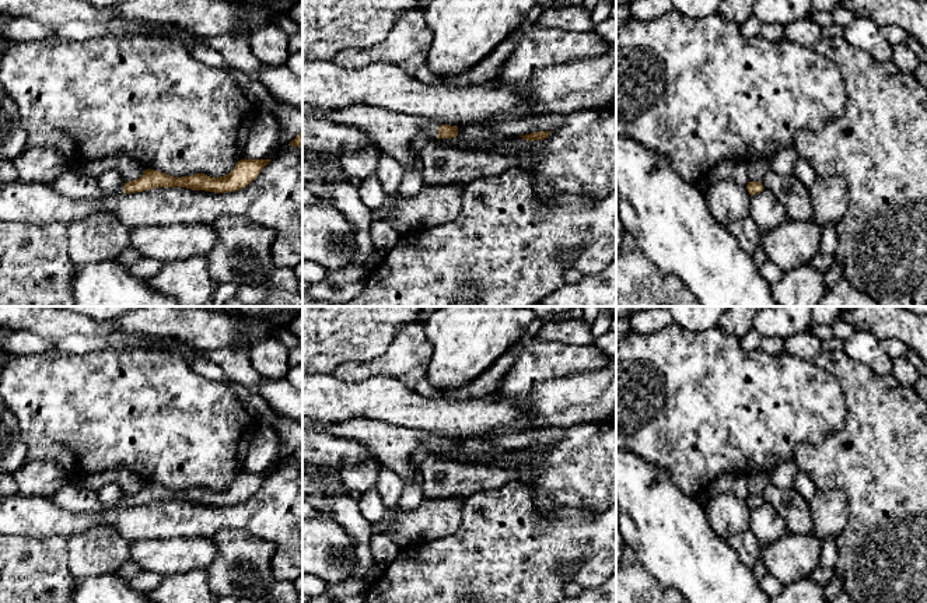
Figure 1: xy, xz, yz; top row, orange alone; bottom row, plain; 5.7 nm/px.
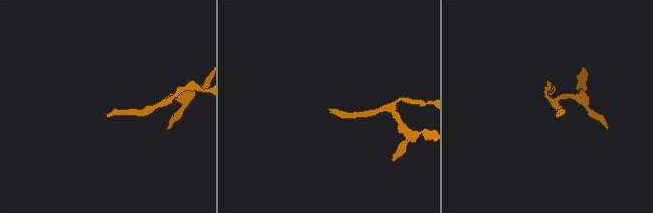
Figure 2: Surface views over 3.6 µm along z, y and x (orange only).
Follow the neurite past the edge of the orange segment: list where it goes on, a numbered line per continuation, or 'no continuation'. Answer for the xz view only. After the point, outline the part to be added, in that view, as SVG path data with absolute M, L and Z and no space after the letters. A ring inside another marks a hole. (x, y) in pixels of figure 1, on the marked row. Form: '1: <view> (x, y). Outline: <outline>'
1: xz (392, 133). Outline: M302 104L302 116L350 125L367 133L381 152L395 158L406 169L423 171L421 158L409 150L421 132L437 139L441 125L416 116L405 116L375 106L346 106L325 109Z

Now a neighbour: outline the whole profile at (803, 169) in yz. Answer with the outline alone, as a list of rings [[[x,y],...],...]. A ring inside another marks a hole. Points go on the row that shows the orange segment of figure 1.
[[[798,158],[791,175],[797,178],[805,187],[811,187],[818,175],[815,173],[815,169],[811,162],[808,162],[804,158]]]

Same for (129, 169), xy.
[[[118,155],[85,162],[83,166],[76,168],[76,172],[99,178],[105,171],[109,169],[118,171],[125,182],[139,179],[146,171],[143,165],[130,157]]]

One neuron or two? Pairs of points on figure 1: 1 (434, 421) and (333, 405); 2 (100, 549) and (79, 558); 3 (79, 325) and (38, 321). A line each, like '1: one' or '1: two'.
1: one
2: one
3: one

